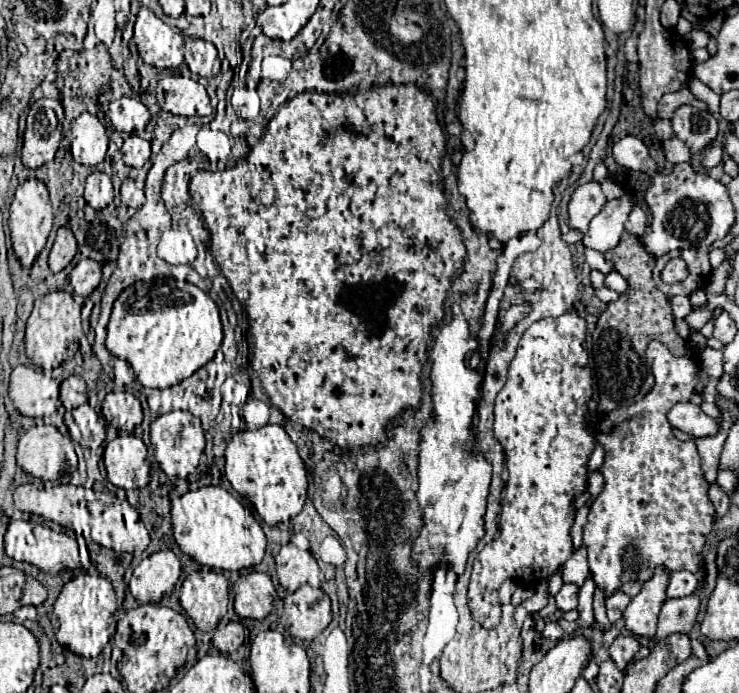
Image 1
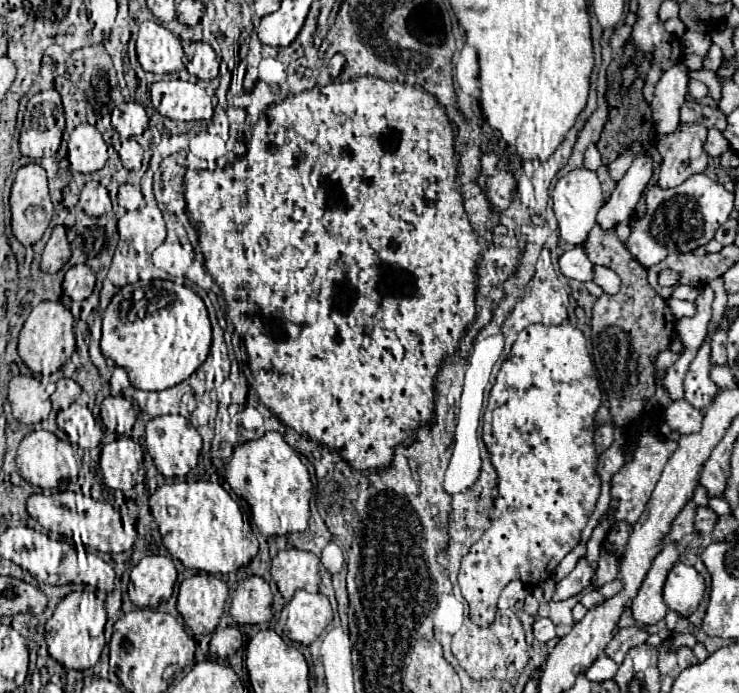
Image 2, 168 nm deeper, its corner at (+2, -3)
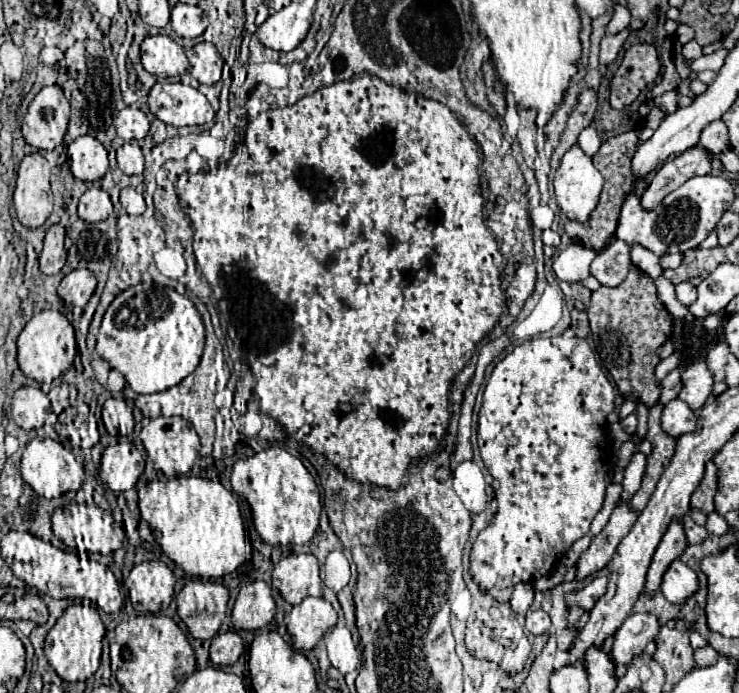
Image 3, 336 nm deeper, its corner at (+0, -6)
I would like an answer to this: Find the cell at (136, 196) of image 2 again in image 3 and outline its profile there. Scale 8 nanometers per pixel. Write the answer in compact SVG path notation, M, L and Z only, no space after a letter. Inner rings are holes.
M123 188L120 191L120 203L127 214L143 214L146 210L143 194L135 188Z

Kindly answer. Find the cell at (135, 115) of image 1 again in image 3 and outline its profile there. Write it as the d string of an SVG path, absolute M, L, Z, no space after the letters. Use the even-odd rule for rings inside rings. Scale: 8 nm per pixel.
M127 106L117 114L115 128L117 136L121 136L123 140L141 140L149 132L149 120L139 108Z

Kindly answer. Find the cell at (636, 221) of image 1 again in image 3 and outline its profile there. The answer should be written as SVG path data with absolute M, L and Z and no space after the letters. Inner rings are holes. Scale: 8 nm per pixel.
M615 240L607 250L599 252L591 264L591 274L609 288L619 286L631 268L629 246L623 240Z

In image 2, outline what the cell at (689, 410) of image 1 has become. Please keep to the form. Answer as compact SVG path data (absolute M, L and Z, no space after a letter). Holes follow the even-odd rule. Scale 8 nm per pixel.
M679 399L669 403L669 407L665 409L665 423L681 435L697 433L701 429L701 415L703 413L691 407L685 399Z

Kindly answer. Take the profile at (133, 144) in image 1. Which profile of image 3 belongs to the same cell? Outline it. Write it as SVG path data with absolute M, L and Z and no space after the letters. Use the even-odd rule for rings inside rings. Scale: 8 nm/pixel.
M125 142L117 150L117 164L125 174L143 174L143 152L135 142Z

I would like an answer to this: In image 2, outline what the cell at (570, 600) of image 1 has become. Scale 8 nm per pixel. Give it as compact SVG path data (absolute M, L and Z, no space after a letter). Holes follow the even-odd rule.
M587 557L579 559L577 567L565 579L561 579L557 583L557 591L555 591L553 601L563 601L563 599L569 599L569 597L581 593L591 583L593 577L595 577L595 569L587 561Z

